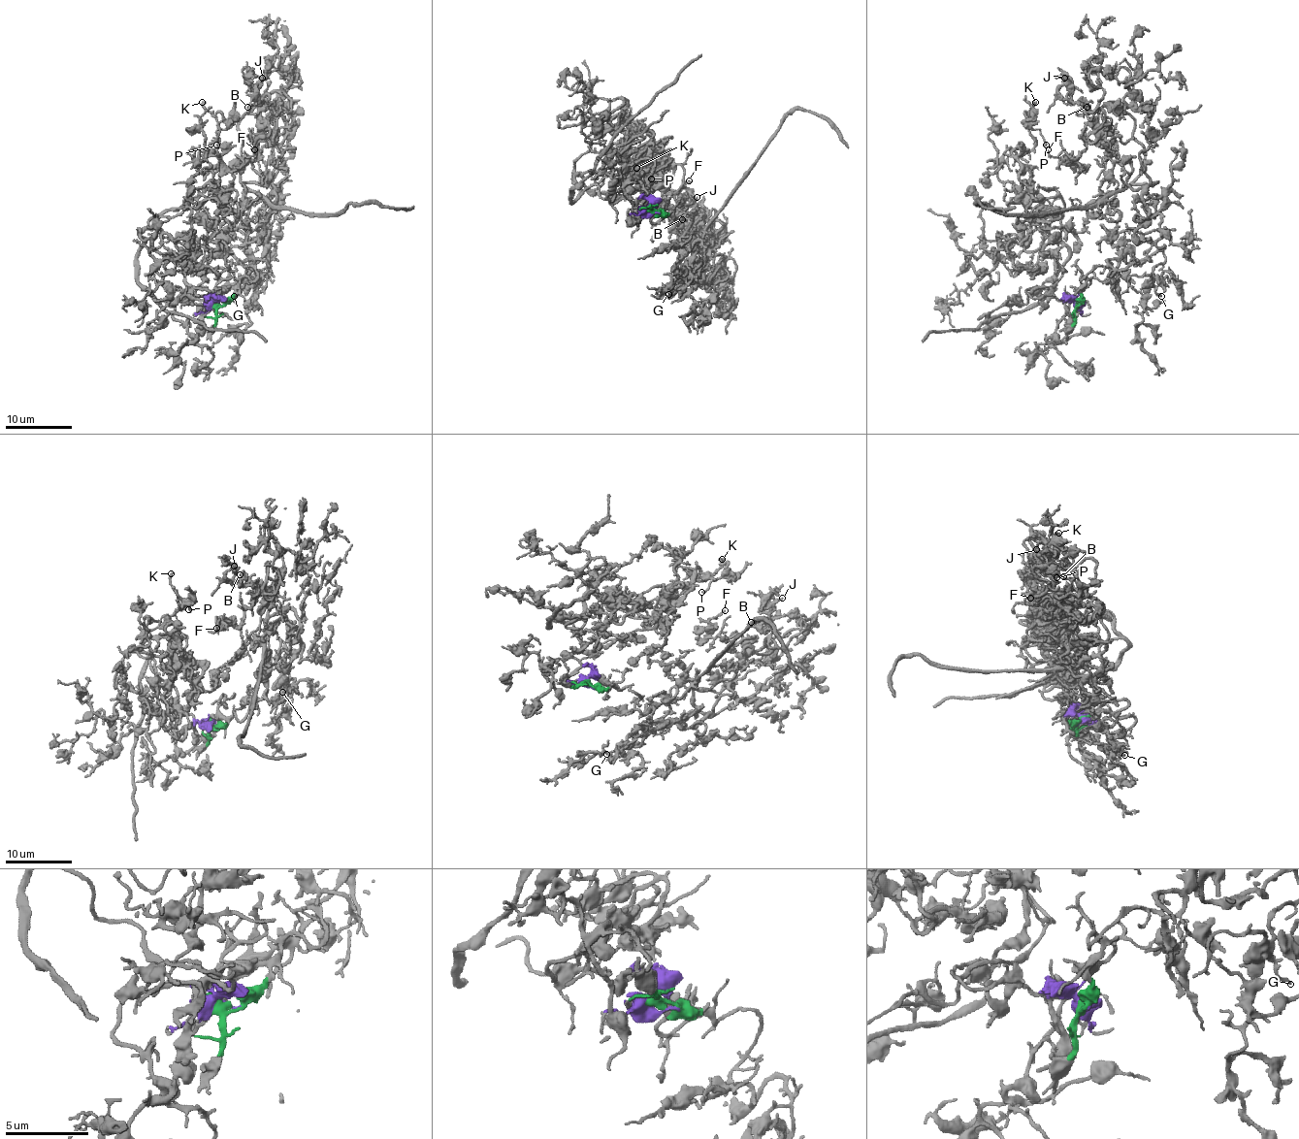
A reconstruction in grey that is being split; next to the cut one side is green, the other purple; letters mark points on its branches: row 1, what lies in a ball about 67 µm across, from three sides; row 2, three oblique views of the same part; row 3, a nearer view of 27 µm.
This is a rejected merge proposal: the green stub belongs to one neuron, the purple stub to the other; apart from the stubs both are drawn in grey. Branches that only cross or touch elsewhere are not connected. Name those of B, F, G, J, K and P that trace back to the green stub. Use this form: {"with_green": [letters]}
{"with_green": ["B", "F", "G", "J"]}

